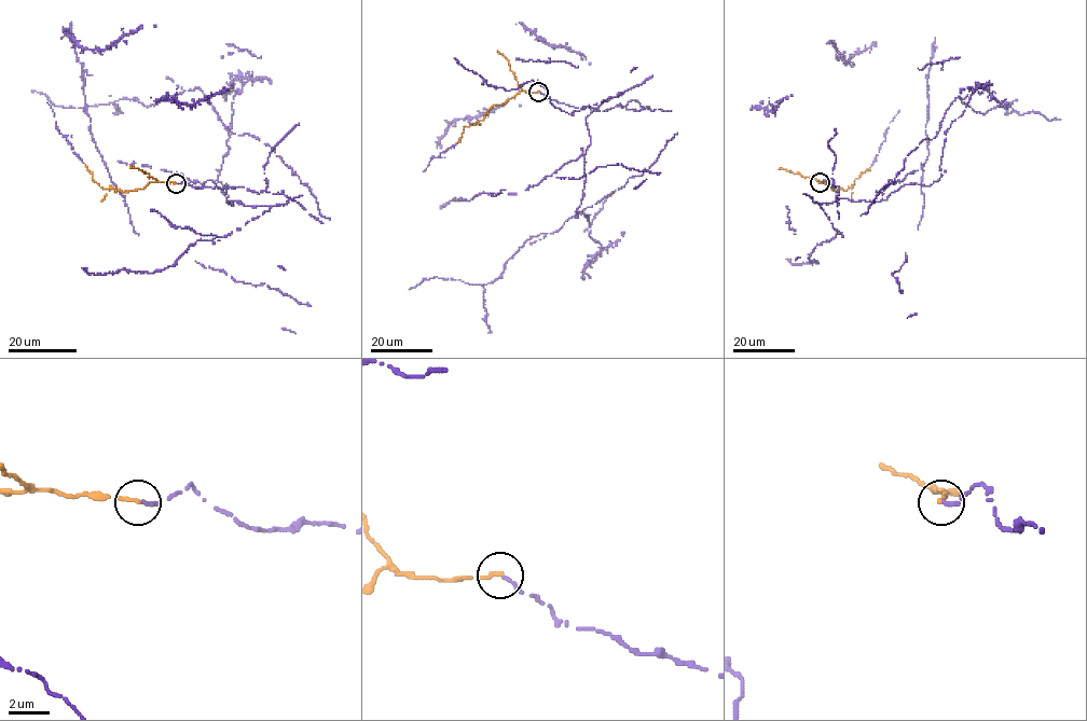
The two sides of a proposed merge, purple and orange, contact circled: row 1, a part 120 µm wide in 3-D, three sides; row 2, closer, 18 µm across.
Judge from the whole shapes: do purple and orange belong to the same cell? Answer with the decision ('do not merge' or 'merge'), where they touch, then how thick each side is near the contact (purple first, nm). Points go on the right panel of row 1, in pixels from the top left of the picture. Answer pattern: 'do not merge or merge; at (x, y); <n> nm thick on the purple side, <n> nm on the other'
merge; at (820, 182); 200 nm thick on the purple side, 240 nm on the other

